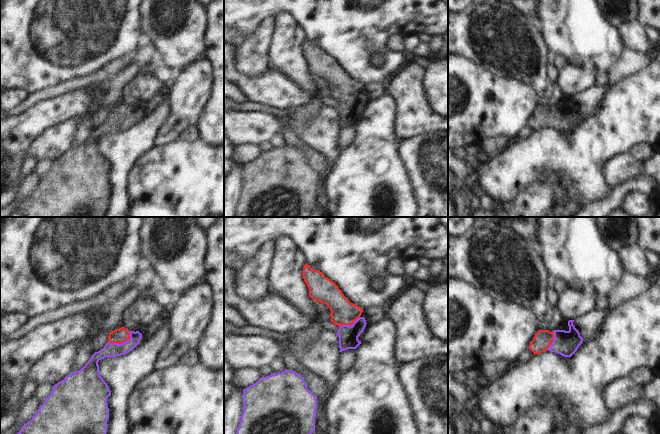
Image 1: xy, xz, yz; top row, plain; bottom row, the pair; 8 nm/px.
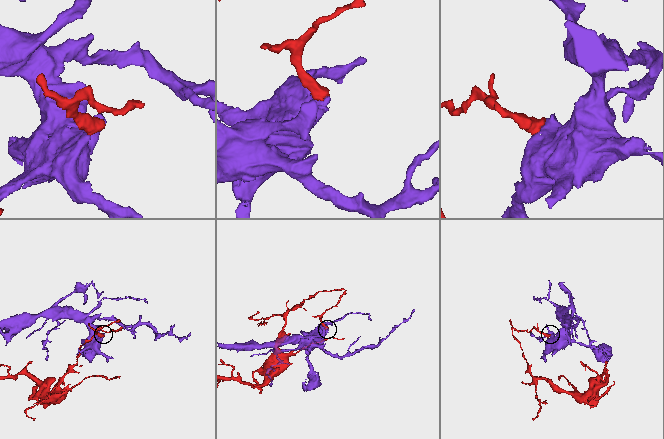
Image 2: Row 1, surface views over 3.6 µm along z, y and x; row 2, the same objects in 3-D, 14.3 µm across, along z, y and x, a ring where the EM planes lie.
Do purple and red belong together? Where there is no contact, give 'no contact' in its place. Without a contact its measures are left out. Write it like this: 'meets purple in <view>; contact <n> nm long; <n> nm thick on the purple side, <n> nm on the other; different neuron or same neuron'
meets purple in xy; contact 200 nm long; 110 nm thick on the purple side, 120 nm on the other; same neuron

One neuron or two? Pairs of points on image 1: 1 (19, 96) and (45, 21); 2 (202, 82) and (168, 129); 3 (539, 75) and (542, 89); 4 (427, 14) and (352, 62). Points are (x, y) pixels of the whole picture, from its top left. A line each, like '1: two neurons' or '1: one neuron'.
1: two neurons
2: one neuron
3: one neuron
4: one neuron

